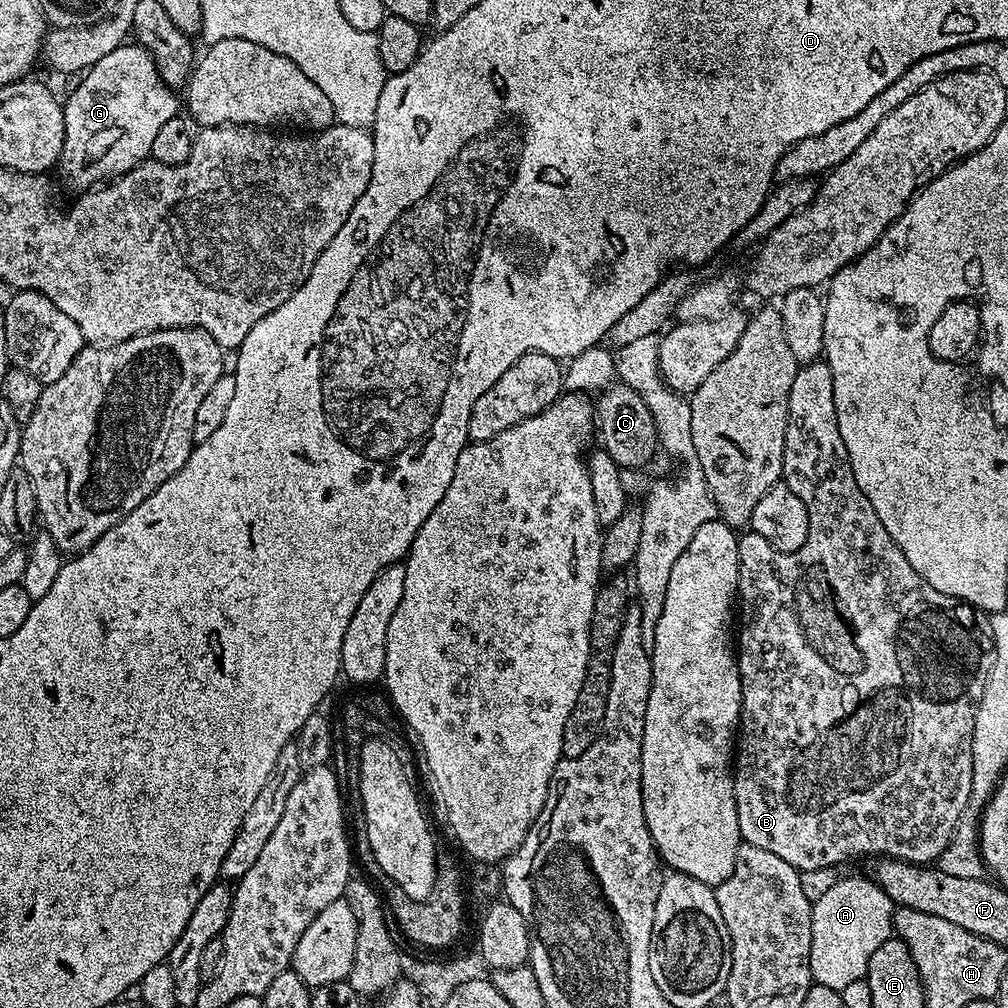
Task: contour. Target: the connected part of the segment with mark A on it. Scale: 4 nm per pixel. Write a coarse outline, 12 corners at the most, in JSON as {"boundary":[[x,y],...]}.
{"boundary":[[864,876],[812,902],[810,970],[840,993],[893,935]]}

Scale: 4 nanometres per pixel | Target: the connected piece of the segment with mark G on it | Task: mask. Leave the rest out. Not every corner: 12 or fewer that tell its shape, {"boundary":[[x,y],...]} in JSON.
{"boundary":[[135,42],[62,104],[75,190],[151,157],[177,93]]}

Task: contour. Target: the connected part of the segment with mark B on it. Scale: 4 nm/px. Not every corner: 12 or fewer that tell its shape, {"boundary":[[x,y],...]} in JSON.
{"boundary":[[823,359],[808,537],[738,539],[740,839],[939,861],[992,637],[862,494]]}

